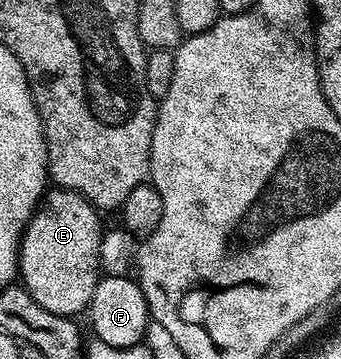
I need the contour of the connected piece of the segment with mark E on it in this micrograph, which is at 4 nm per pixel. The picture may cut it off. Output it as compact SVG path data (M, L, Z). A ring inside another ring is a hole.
M52 187L40 198L40 204L36 212L32 214L28 225L24 228L24 237L20 241L20 259L18 262L18 277L28 294L46 311L54 311L59 317L75 318L89 308L92 296L96 290L96 284L100 282L102 270L99 261L99 247L102 236L100 229L100 217L95 205L91 205L87 199L79 193L73 193L70 189Z

